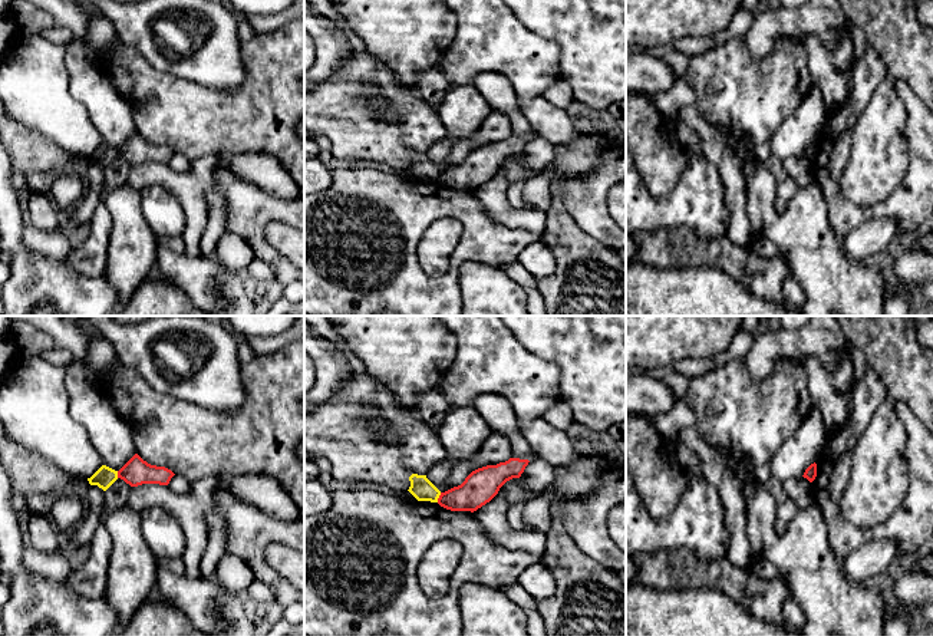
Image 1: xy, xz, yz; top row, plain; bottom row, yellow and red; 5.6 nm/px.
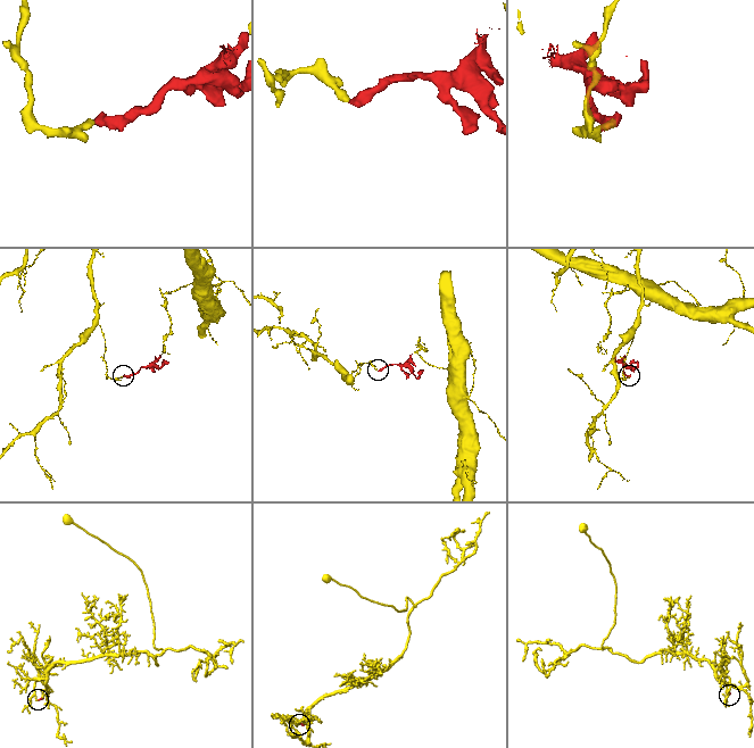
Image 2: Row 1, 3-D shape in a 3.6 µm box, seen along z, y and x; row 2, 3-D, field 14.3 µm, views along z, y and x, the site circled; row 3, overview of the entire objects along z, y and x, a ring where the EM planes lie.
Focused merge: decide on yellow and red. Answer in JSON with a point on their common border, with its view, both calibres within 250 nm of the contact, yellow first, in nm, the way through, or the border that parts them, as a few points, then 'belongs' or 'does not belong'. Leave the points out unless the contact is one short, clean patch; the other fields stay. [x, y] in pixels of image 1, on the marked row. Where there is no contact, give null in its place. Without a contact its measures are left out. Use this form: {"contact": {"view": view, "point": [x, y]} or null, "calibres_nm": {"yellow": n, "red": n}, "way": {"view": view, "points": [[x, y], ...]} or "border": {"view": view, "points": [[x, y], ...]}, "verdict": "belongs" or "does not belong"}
{"contact": {"view": "xz", "point": [438, 497]}, "calibres_nm": {"yellow": 120, "red": 190}, "border": {"view": "xz", "points": [[441, 493], [437, 501]]}, "verdict": "does not belong"}

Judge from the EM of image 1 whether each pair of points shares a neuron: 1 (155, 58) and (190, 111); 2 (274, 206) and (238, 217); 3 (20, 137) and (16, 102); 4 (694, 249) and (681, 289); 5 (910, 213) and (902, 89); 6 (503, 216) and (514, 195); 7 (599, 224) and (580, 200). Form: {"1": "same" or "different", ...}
{"1": "different", "2": "same", "3": "different", "4": "different", "5": "same", "6": "different", "7": "same"}

